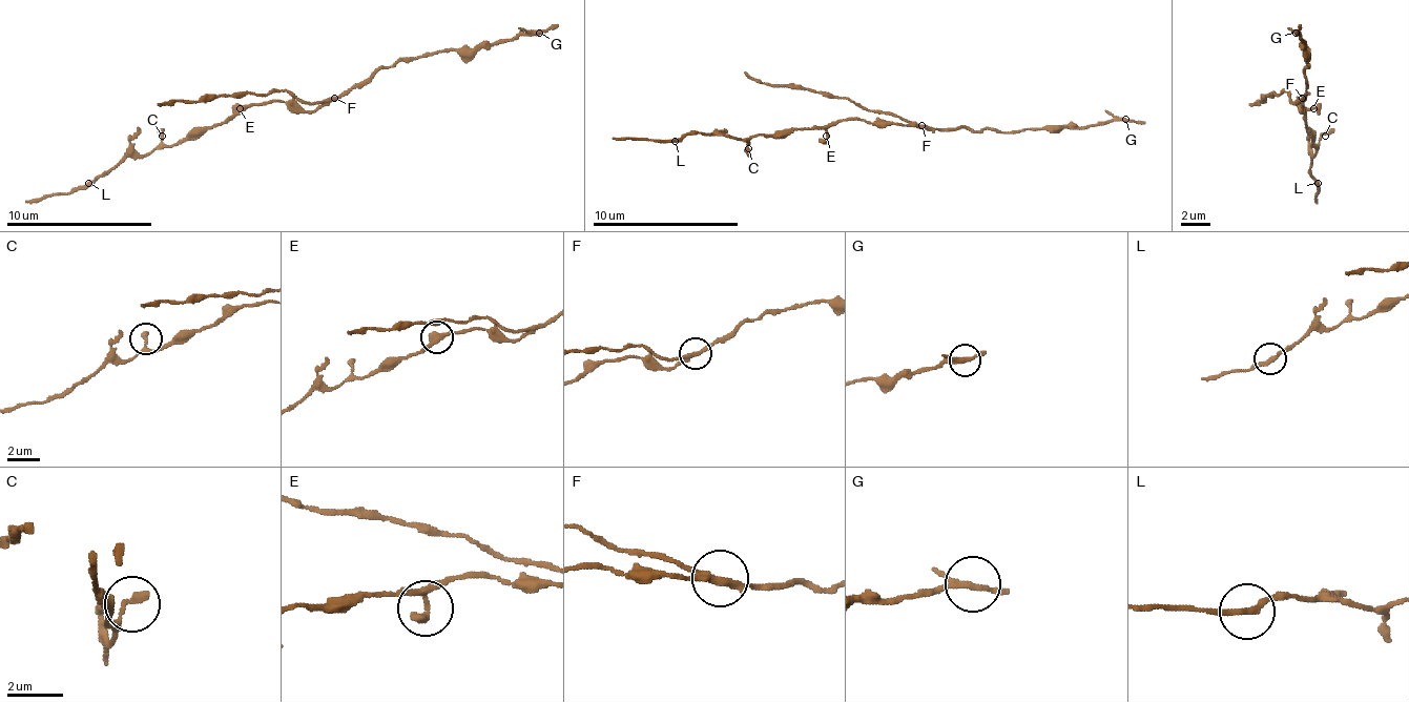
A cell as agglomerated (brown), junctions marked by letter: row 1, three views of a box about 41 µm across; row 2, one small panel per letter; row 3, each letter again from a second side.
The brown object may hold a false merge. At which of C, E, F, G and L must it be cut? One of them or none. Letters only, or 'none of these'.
F

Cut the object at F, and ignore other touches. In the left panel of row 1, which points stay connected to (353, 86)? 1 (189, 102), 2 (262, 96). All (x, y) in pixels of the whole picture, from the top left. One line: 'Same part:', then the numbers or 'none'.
Same part: none

